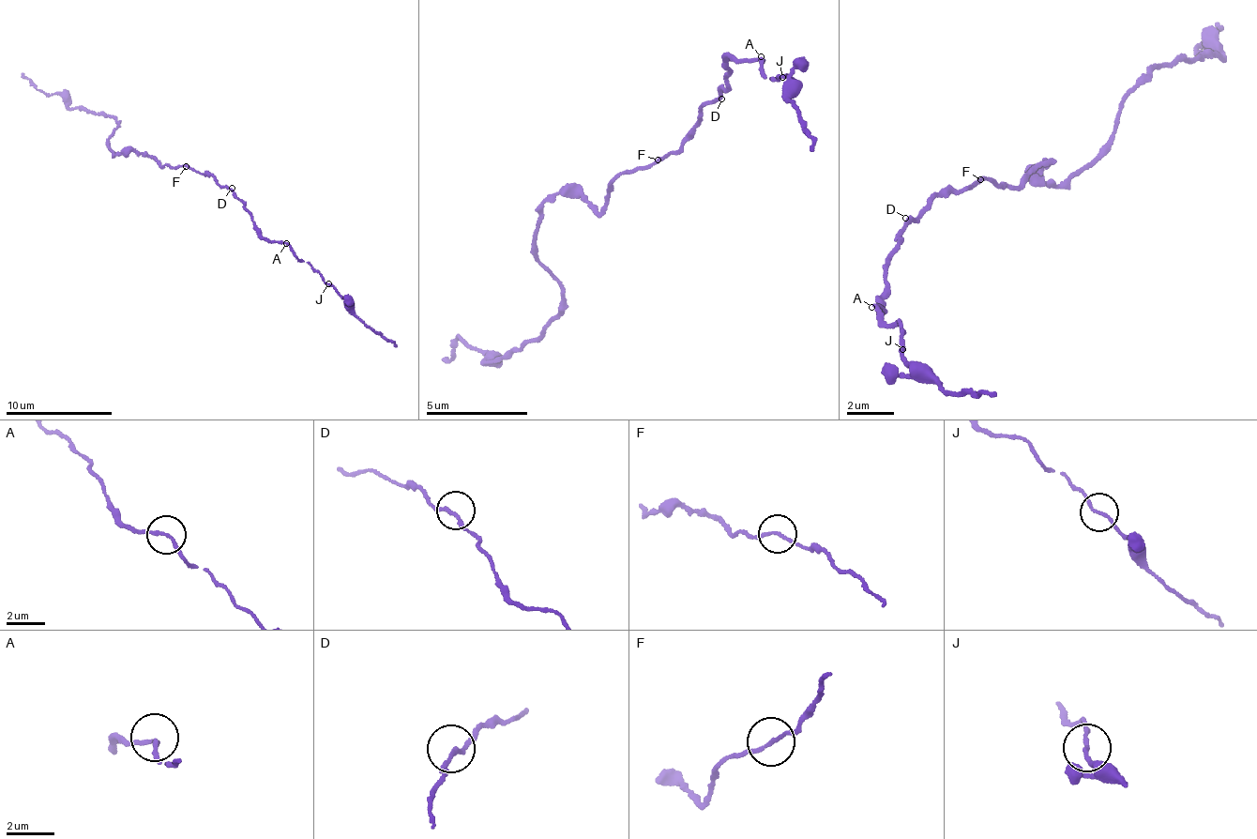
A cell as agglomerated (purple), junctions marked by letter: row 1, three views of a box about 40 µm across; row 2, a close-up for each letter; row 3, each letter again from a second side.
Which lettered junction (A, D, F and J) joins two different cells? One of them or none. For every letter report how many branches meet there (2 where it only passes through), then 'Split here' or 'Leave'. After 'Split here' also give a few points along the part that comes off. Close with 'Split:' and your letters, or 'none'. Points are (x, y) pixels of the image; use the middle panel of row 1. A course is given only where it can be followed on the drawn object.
A: Branches: 2. Leave
D: Branches: 2. Leave
F: Branches: 2. Leave
J: Branches: 2. Leave
Split: none

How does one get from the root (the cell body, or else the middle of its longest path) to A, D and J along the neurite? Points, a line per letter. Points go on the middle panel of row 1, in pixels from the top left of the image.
A: (671, 153), (685, 151), (701, 109), (724, 88), (729, 69), (721, 65), (729, 56), (761, 56)
D: (671, 153), (685, 151), (701, 109), (705, 104), (721, 99)
J: (671, 153), (685, 151), (701, 109), (724, 88), (729, 56), (758, 59), (772, 82), (783, 78)

